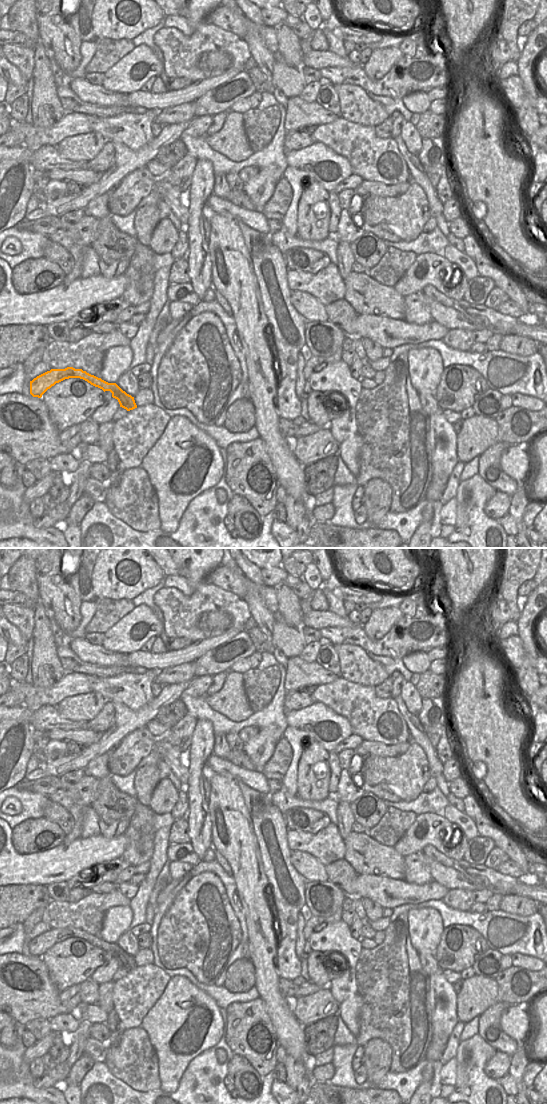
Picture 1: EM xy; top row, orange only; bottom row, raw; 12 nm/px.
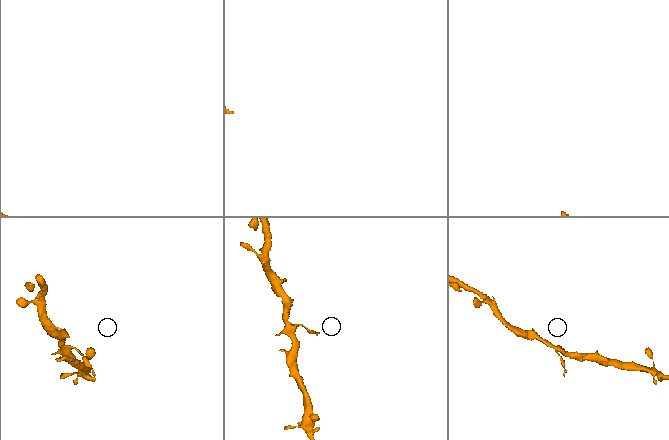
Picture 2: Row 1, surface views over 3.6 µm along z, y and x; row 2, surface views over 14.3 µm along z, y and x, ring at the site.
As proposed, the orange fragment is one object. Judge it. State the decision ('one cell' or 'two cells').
two cells

